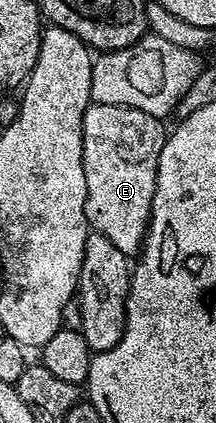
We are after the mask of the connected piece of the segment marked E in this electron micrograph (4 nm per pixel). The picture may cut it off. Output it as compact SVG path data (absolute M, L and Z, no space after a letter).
M89 104L82 122L82 162L86 170L86 218L91 231L101 232L122 254L135 257L143 249L148 234L148 220L152 217L152 203L158 174L158 158L166 139L166 128L155 116L126 106Z

